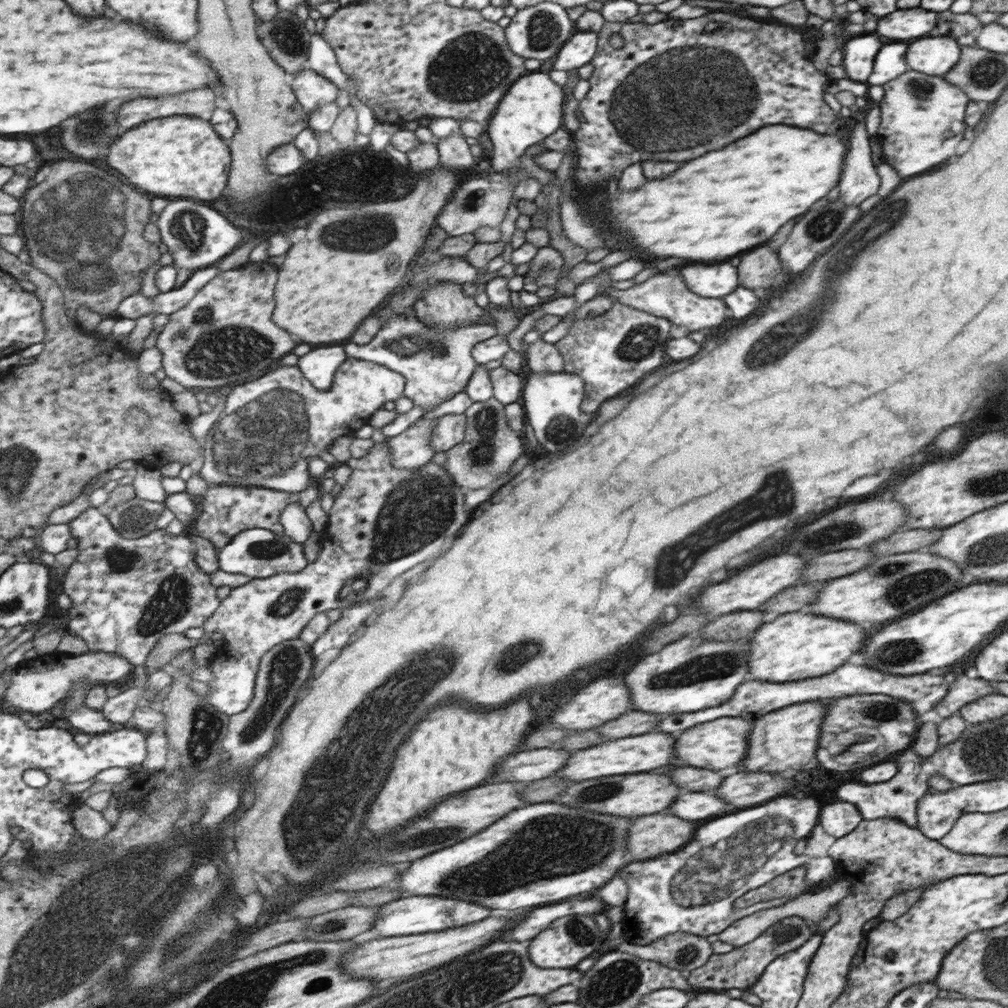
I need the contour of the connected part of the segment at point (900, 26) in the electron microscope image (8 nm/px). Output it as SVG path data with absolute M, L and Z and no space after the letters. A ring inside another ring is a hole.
M921 8L913 10L895 10L893 14L877 18L875 32L885 38L907 40L907 38L921 38L935 28L937 14L925 12Z

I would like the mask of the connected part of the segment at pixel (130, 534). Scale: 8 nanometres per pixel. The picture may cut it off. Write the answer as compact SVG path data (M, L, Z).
M127 501L112 509L108 517L125 538L141 538L157 531L157 522L165 512L165 502Z

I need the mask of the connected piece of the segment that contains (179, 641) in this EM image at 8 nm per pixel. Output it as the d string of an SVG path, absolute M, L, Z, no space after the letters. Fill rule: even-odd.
M167 634L157 642L157 646L149 654L145 665L150 671L168 668L175 656L197 645L195 639L186 638L183 634Z

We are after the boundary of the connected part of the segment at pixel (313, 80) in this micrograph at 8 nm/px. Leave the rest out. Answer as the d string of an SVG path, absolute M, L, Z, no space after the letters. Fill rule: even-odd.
M309 68L290 76L290 80L299 102L309 114L335 102L339 96L339 87L334 82Z

